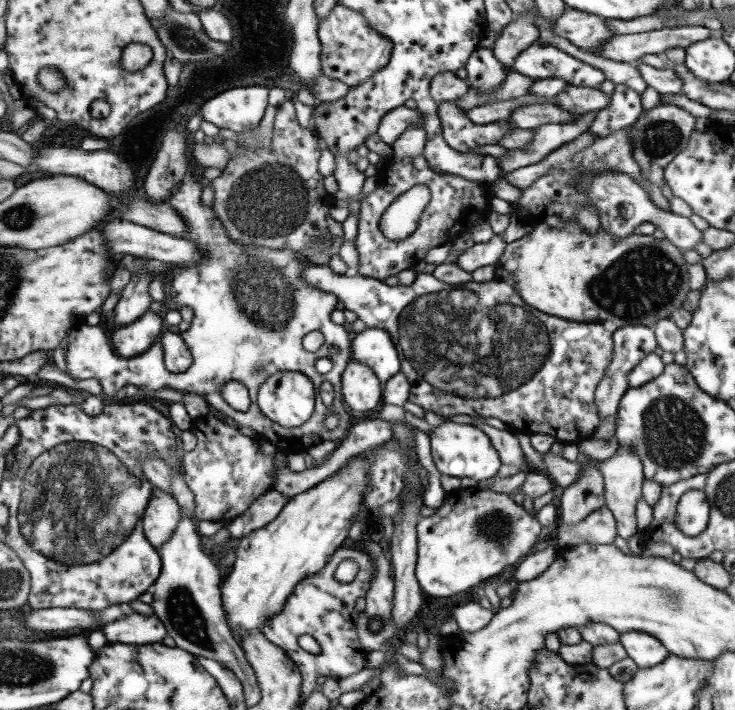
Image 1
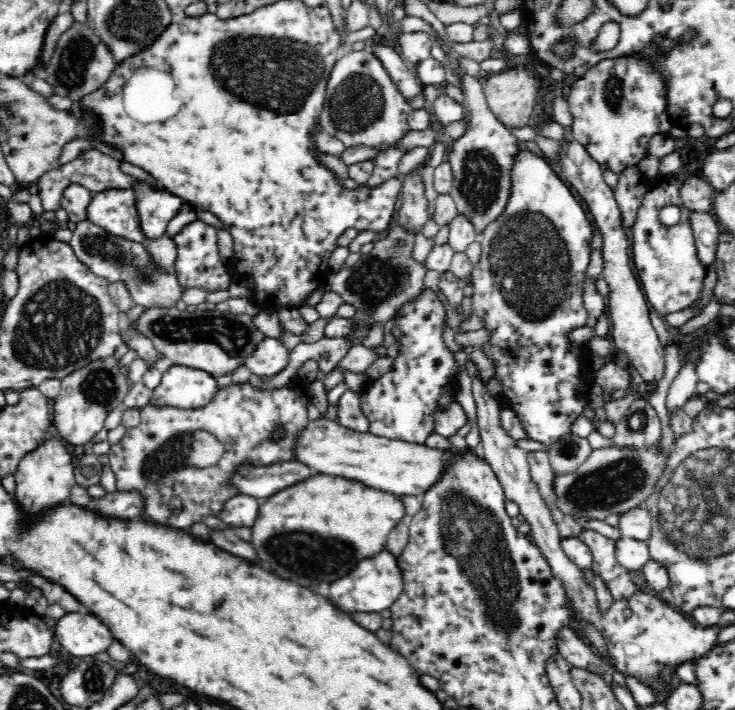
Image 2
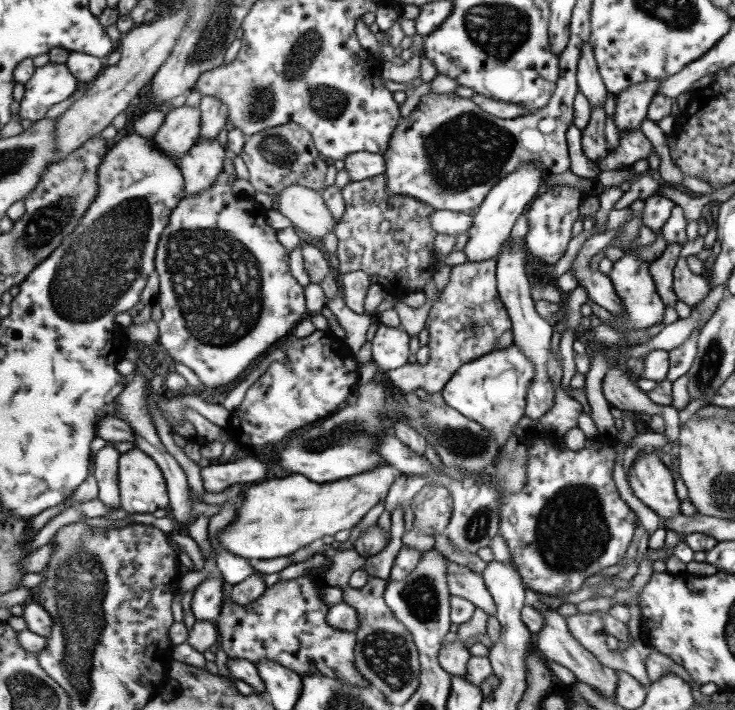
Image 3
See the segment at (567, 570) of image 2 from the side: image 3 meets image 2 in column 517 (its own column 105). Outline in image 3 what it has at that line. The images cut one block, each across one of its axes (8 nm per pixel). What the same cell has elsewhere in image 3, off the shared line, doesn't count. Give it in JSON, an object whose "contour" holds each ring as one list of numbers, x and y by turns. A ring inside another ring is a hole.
{"contour":[[109,440,107,448,97,454,97,464,95,464,95,476,99,480,101,496,105,506,123,506,121,504,121,482,119,482,119,466,121,466,121,456,123,452,115,448,115,440]]}

